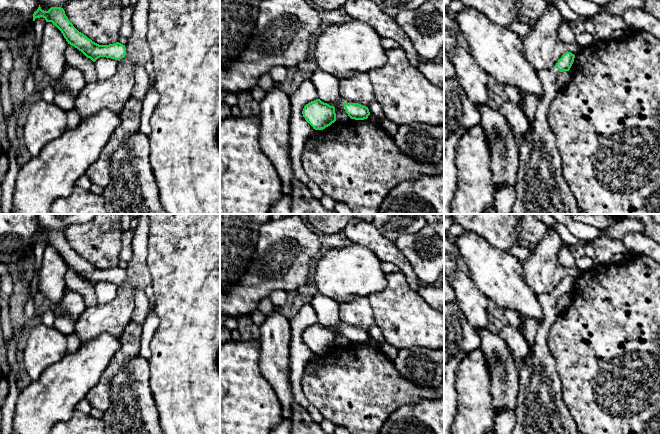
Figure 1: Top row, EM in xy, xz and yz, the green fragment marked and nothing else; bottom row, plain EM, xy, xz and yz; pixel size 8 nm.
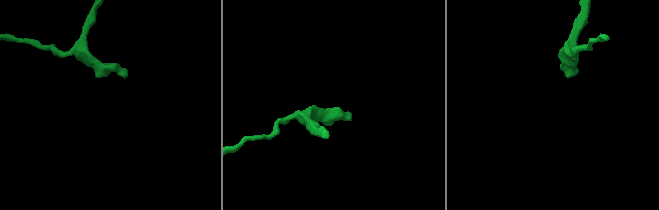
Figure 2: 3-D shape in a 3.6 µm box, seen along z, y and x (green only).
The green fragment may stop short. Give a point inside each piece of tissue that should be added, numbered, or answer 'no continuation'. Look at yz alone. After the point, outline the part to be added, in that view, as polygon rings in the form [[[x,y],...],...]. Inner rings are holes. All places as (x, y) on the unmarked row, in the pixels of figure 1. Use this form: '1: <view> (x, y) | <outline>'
1: yz (540, 409) | [[[555,291],[539,296],[544,317],[528,355],[519,366],[519,393],[512,434],[579,434],[561,396],[561,380],[556,369],[556,360],[547,343],[549,330],[560,314],[556,307],[559,297]]]

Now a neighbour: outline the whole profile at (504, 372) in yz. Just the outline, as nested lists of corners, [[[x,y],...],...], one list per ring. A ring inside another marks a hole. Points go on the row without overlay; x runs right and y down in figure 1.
[[[488,327],[477,330],[482,343],[482,350],[490,371],[490,392],[495,415],[502,410],[516,411],[519,393],[519,366],[499,332]]]

